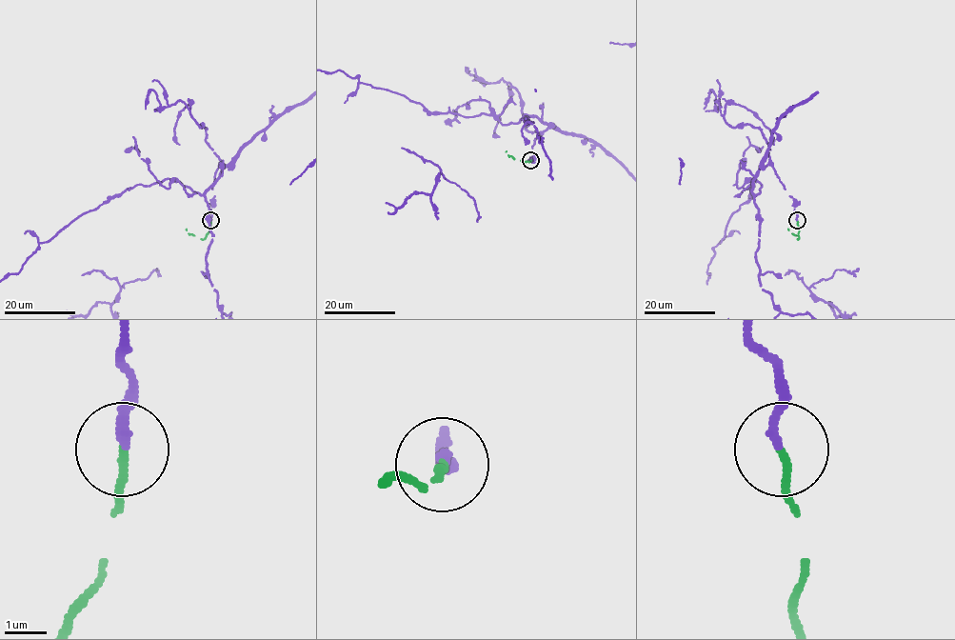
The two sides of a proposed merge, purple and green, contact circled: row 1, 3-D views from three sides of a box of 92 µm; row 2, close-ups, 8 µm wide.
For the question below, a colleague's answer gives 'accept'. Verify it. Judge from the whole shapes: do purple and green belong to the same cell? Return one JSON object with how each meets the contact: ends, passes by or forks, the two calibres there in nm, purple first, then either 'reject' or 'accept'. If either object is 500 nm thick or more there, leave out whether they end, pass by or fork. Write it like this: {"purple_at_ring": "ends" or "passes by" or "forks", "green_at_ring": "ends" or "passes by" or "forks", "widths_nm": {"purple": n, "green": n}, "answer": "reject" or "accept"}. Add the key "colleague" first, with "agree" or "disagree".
{"colleague": "agree", "purple_at_ring": "ends", "green_at_ring": "ends", "widths_nm": {"purple": 240, "green": 180}, "answer": "accept"}

